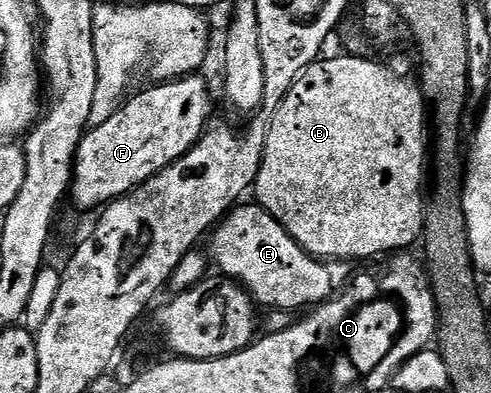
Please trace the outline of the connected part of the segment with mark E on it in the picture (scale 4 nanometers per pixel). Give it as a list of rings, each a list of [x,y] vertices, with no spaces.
[[[242,203],[231,209],[213,230],[212,238],[214,237],[214,242],[211,243],[210,249],[214,252],[214,259],[212,255],[213,264],[215,261],[218,264],[219,271],[222,272],[219,274],[232,282],[240,283],[241,288],[259,306],[262,304],[274,309],[301,311],[300,309],[304,308],[305,305],[317,307],[337,298],[338,294],[346,288],[351,280],[351,262],[314,257],[296,244],[292,235],[288,235],[288,231],[284,231],[282,224],[267,209],[262,208],[257,203],[246,204]]]

